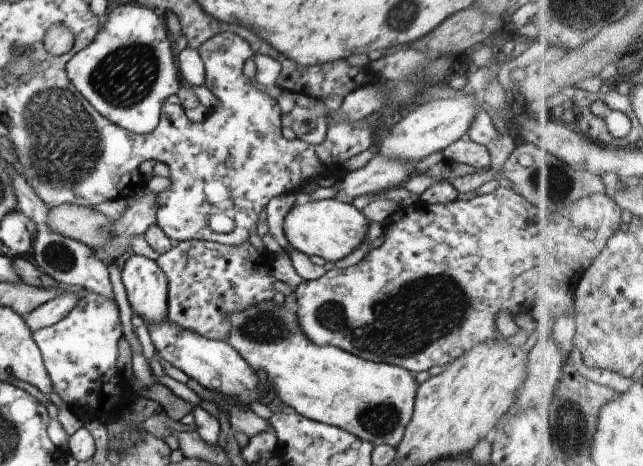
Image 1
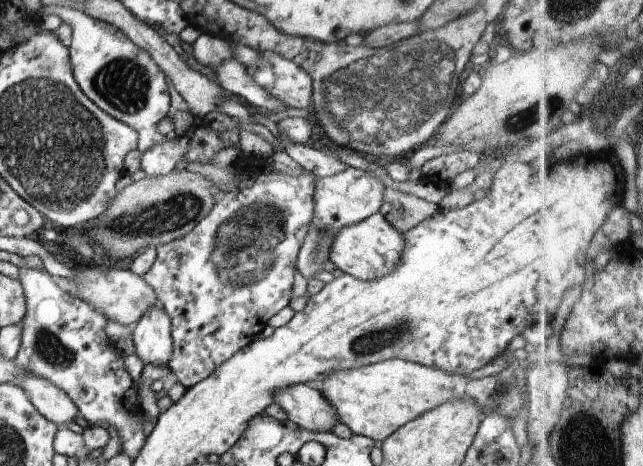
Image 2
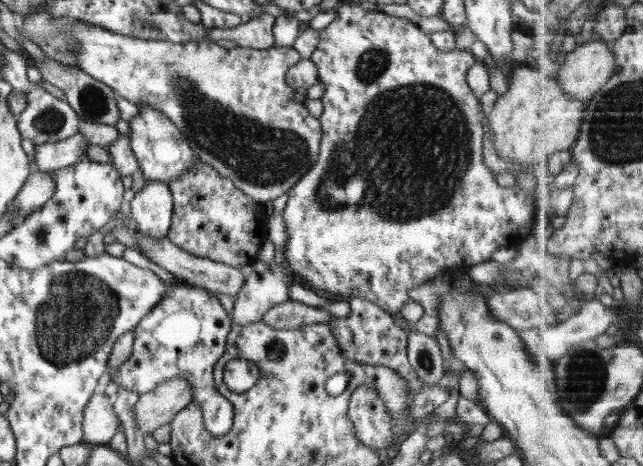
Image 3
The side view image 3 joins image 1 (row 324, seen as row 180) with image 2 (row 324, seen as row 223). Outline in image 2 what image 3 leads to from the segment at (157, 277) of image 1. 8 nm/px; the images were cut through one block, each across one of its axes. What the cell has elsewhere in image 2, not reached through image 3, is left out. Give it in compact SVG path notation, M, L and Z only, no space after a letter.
M150 307L136 322L131 335L136 347L135 354L145 365L167 366L173 352L171 319L161 307Z

